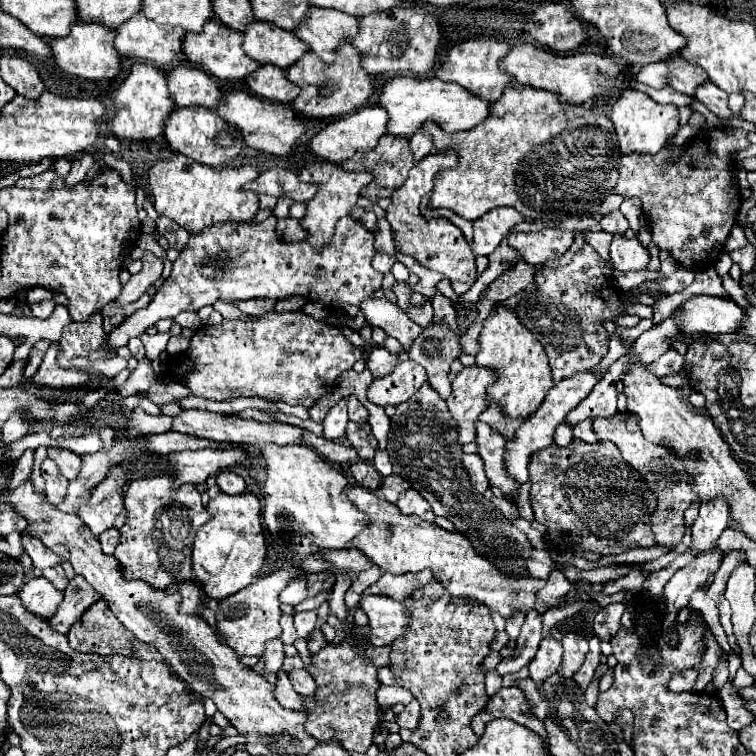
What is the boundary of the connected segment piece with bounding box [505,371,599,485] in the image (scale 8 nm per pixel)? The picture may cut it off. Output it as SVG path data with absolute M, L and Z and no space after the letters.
M585 371L585 373L573 375L571 379L565 379L565 381L555 383L555 385L549 389L547 397L543 399L543 405L515 431L515 437L513 437L511 441L507 441L507 445L505 445L505 469L507 469L507 475L509 475L515 483L523 485L523 483L529 481L529 469L527 469L527 467L529 467L529 461L531 461L533 453L537 453L539 449L545 449L545 447L549 447L549 445L553 443L555 427L557 427L559 423L563 423L565 415L567 415L571 409L575 409L575 407L591 393L591 389L595 387L597 381L599 381L599 375L593 375L593 373Z

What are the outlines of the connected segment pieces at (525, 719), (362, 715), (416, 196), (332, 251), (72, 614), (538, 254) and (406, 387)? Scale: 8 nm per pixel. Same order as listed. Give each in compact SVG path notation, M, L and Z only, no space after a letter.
M503 687L497 695L493 695L489 699L483 713L477 713L471 721L471 727L473 727L475 735L483 735L485 725L493 719L499 719L499 717L511 719L511 721L515 721L519 725L525 725L527 729L535 731L543 739L543 749L547 749L547 753L549 753L545 725L543 725L543 721L539 721L531 713L531 705L529 705L525 693L519 687Z
M343 639L343 643L337 647L327 645L311 657L311 665L305 667L305 671L315 679L317 691L313 695L315 705L309 711L305 707L305 713L309 713L305 721L307 735L315 737L317 741L329 741L335 737L349 753L365 753L369 749L375 727L379 725L379 705L375 699L375 691L379 687L377 667L389 665L389 647L369 645L367 657L369 661L359 657L347 639Z
M443 151L443 155L441 153L427 155L419 165L415 165L411 169L411 173L409 173L407 181L401 185L401 189L397 189L393 193L391 205L387 207L387 221L395 235L393 237L395 247L401 253L415 257L419 261L419 265L423 265L427 269L443 273L443 277L447 277L451 281L453 291L457 295L463 295L471 289L471 285L477 279L473 249L467 245L467 241L463 239L463 233L453 223L449 223L447 219L425 219L419 211L421 197L431 193L435 175L443 169L453 169L453 167L455 167L455 153L451 153L451 151Z
M349 215L337 221L335 235L321 253L305 241L281 241L275 233L275 217L269 217L263 223L215 225L215 229L207 229L203 237L189 239L187 247L173 263L171 275L161 283L151 303L129 315L107 335L107 349L117 351L127 345L129 339L141 337L157 321L165 317L175 319L183 311L199 311L215 301L233 303L253 297L285 299L301 295L307 301L323 303L329 311L343 311L353 319L357 317L361 303L369 299L373 291L381 289L383 275L373 269L373 255L373 233Z
M75 577L69 581L65 593L63 593L63 603L59 605L57 613L49 619L49 625L57 631L67 635L71 625L85 613L87 607L91 607L95 601L99 599L99 593L95 593L95 589L91 589L91 585L87 585L87 581L83 581L83 577Z
M541 229L529 233L511 233L509 245L515 247L527 265L539 267L549 261L555 261L567 253L573 243L575 233Z
M407 359L399 363L393 373L385 377L375 377L367 389L367 399L379 407L397 407L399 403L407 401L425 381L427 375L423 373L423 367Z

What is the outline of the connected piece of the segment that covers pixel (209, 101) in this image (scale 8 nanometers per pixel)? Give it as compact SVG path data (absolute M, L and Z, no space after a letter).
M177 67L167 75L169 91L177 107L207 107L215 109L223 101L223 91L217 81L197 67Z

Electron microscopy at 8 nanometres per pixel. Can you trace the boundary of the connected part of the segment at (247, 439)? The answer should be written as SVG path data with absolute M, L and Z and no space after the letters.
M185 409L179 415L173 417L171 431L203 437L203 439L215 439L215 441L229 441L229 443L241 443L241 445L251 445L251 447L263 447L267 443L275 445L291 445L291 443L303 443L301 435L303 429L287 425L287 423L275 423L275 425L265 425L255 419L241 419L237 415L223 415L223 413L211 413L203 409Z

